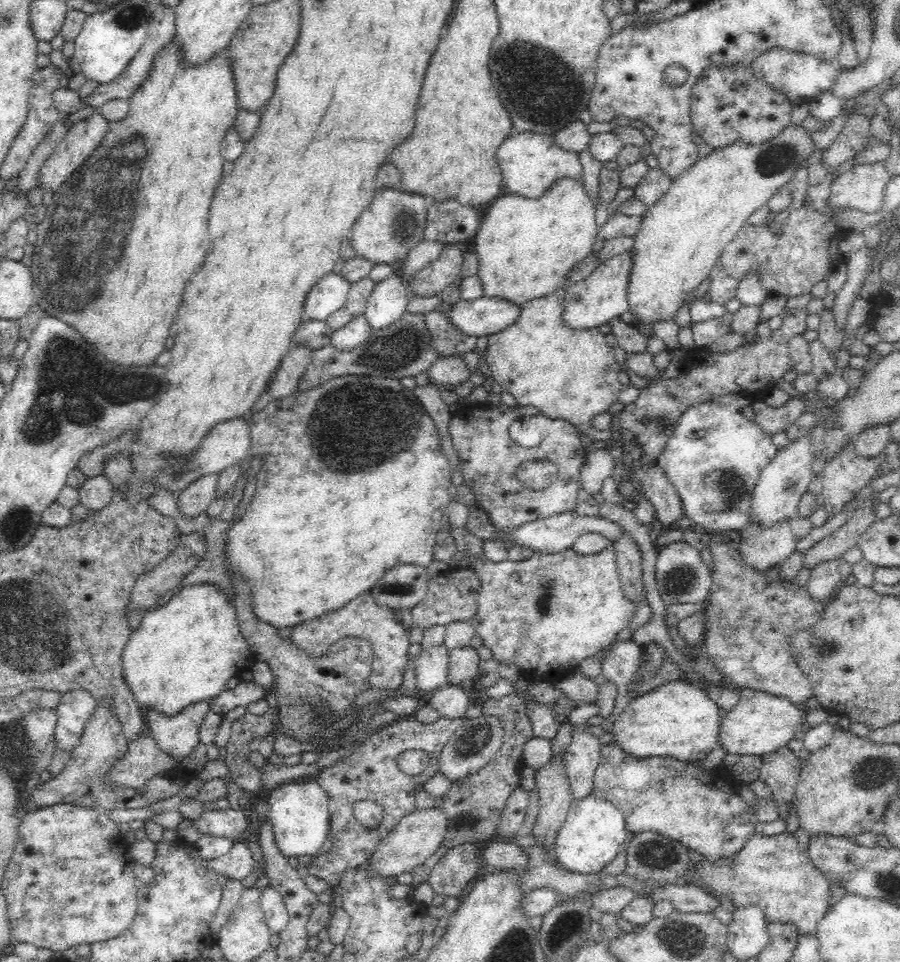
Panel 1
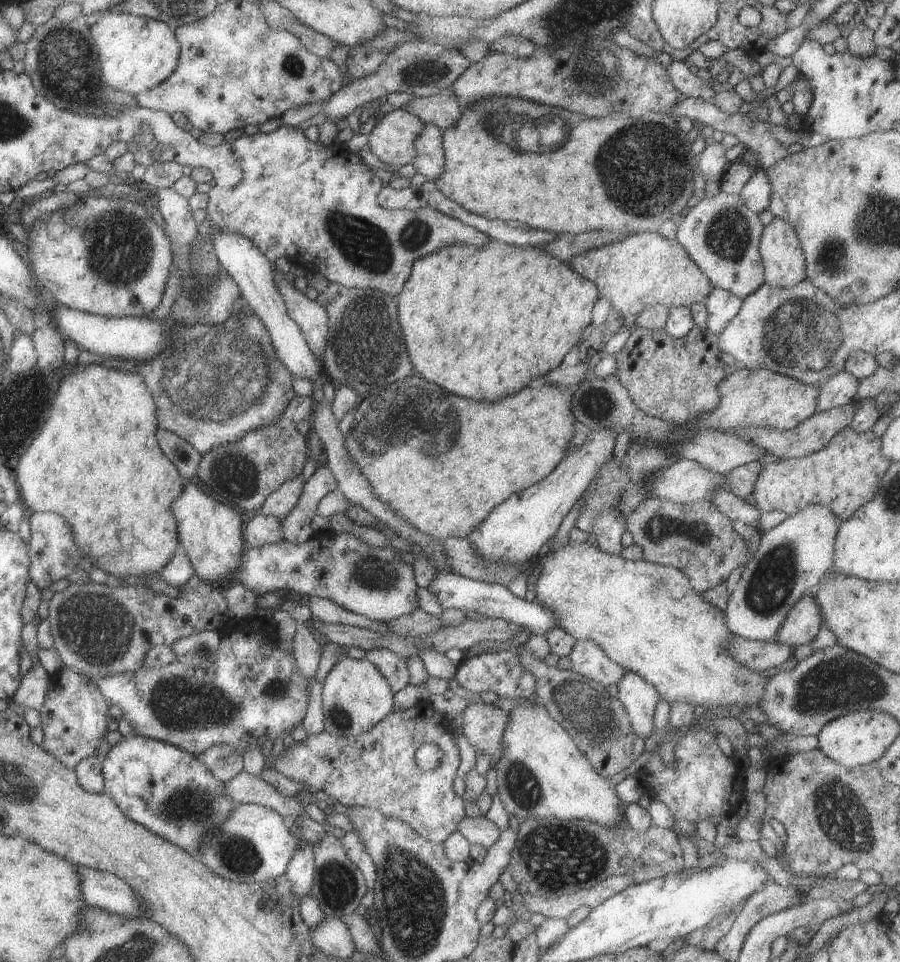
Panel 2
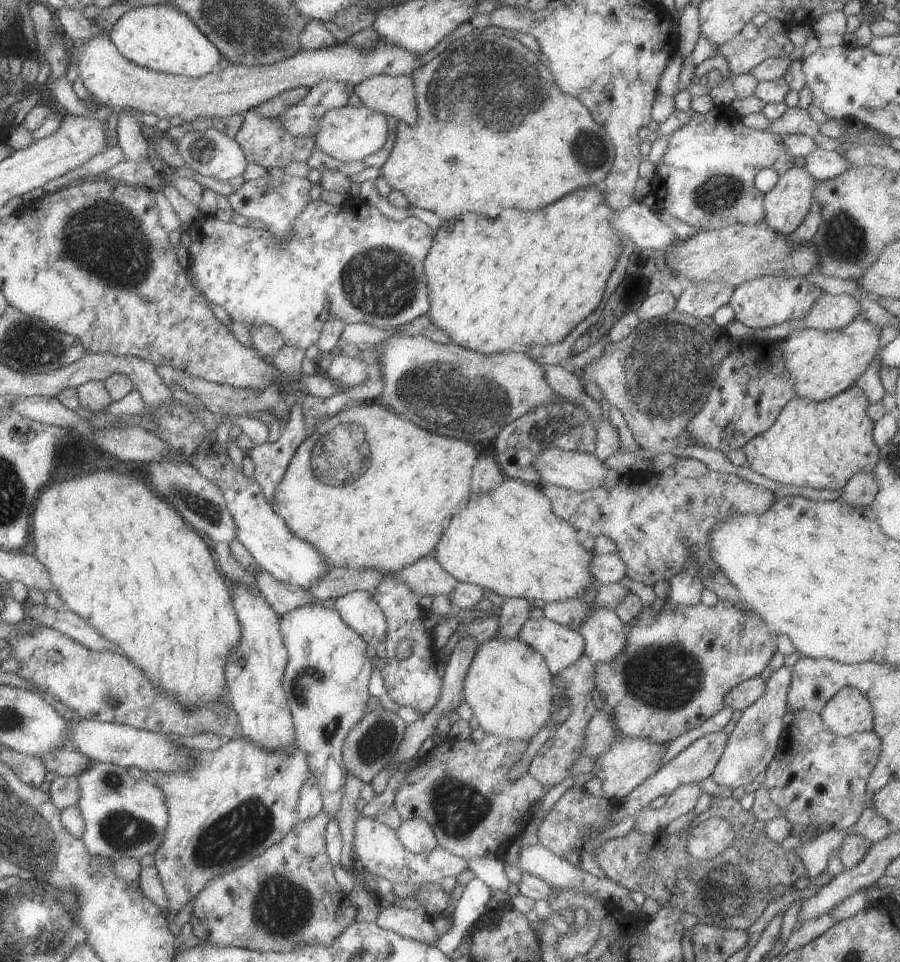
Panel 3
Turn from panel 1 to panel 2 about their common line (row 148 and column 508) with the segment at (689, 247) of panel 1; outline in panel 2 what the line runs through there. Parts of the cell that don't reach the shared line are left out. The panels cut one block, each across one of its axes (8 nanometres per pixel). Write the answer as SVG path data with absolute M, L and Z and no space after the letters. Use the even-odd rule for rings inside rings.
M524 703L508 712L508 721L502 732L501 758L493 764L496 772L497 794L505 812L519 818L555 817L558 819L587 819L603 826L612 827L624 818L625 805L621 804L609 779L598 775L589 761L581 754L573 739L555 722L542 703Z

